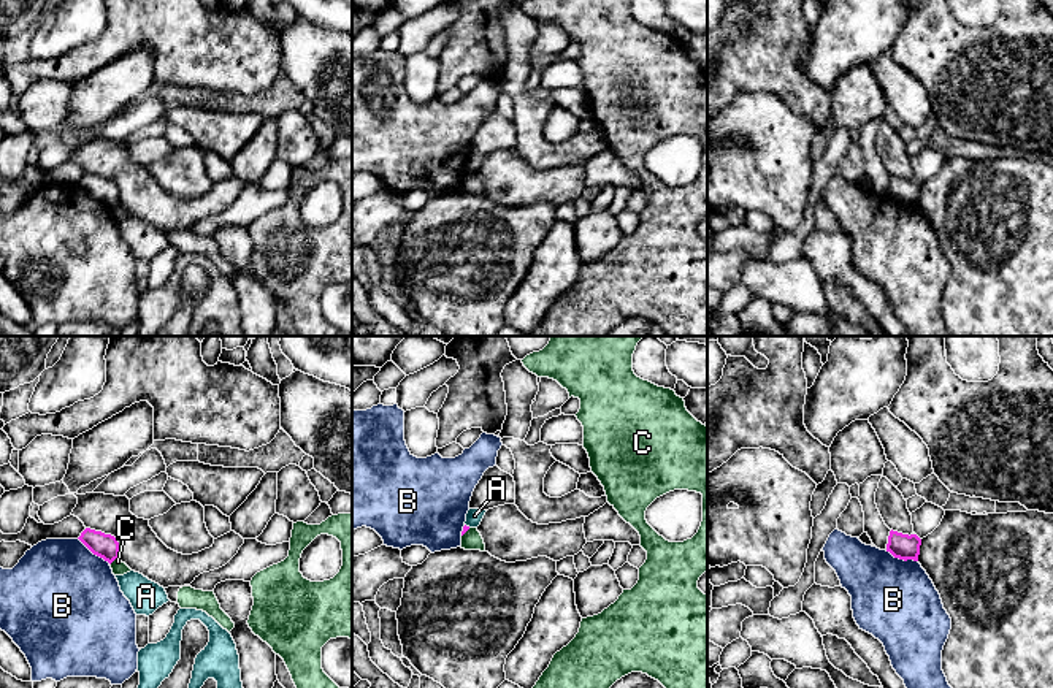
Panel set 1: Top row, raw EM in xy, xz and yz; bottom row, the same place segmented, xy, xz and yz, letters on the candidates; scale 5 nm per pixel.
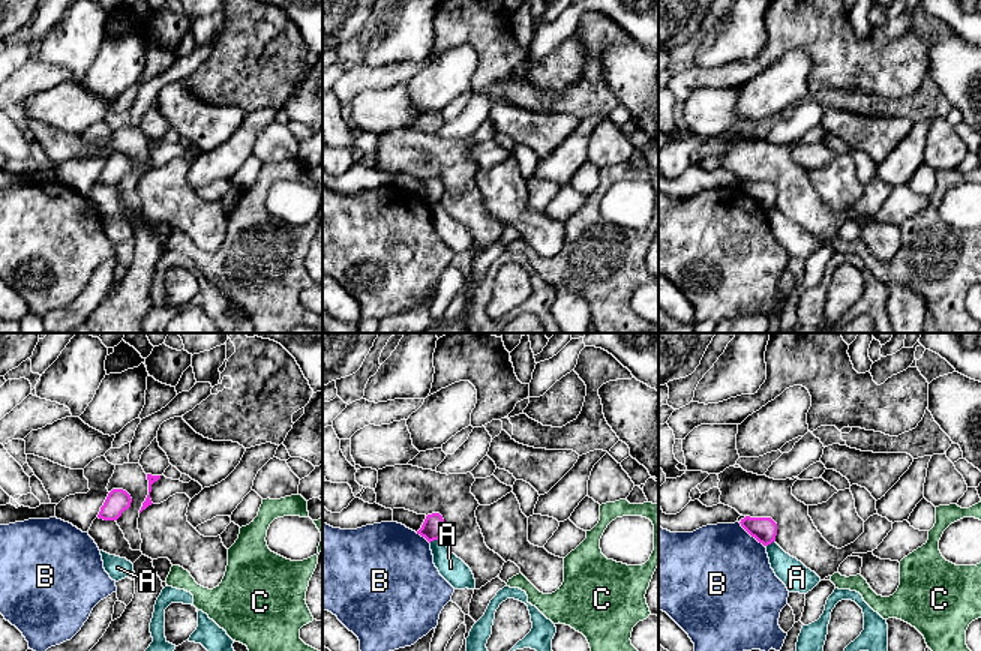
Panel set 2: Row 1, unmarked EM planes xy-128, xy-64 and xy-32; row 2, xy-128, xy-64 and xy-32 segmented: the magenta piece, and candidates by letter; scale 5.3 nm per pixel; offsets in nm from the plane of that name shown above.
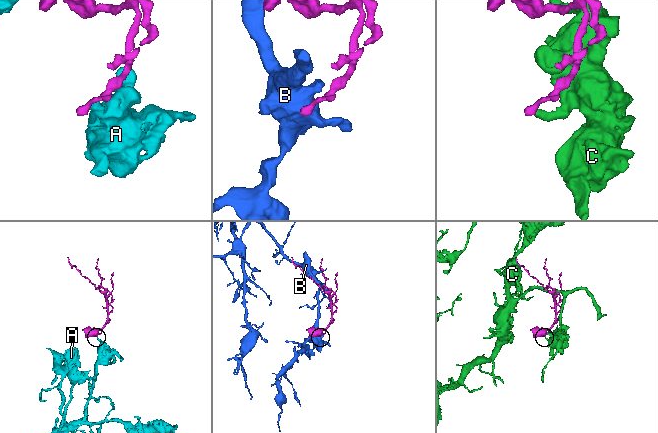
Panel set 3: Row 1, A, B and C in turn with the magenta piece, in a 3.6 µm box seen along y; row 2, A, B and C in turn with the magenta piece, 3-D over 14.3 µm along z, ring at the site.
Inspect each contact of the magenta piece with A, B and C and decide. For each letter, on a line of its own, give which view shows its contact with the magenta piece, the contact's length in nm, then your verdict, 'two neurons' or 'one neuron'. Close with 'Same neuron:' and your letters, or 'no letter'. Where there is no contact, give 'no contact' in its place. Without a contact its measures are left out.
A: meets magenta in xz; contact 40 nm long; two neurons
B: meets magenta in xy; contact 220 nm long; two neurons
C: meets magenta in xy; contact 60 nm long; two neurons
Same neuron: no letter

